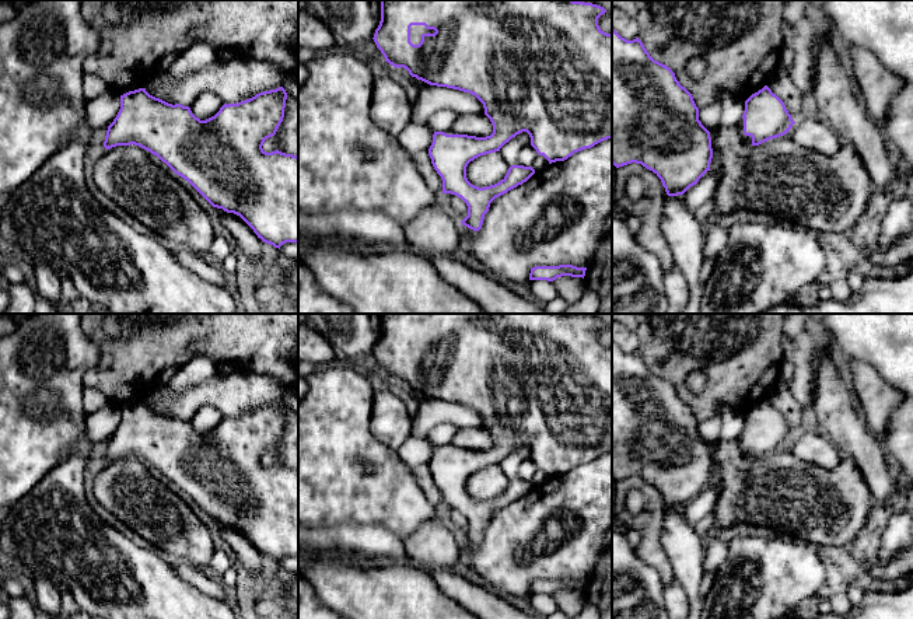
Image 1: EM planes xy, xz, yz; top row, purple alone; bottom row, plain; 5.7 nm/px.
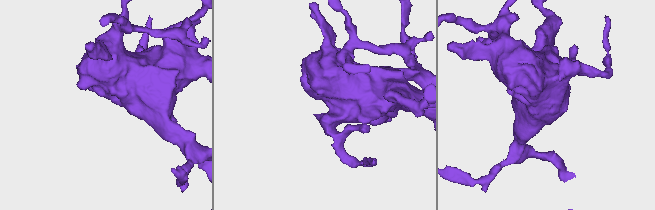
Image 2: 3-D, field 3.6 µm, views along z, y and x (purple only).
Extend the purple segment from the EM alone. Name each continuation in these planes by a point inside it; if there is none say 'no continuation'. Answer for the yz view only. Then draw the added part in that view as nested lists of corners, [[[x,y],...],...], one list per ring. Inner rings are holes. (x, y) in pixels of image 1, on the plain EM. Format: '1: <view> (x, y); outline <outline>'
1: yz (747, 453); outline [[[741,433],[741,436],[738,437],[738,447],[745,458],[752,459],[752,451],[744,448],[744,433]]]

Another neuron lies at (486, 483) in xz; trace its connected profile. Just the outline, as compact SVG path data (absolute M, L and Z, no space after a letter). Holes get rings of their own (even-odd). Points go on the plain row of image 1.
M496 465L471 475L466 480L466 492L472 499L485 501L504 493L508 482L500 465Z

